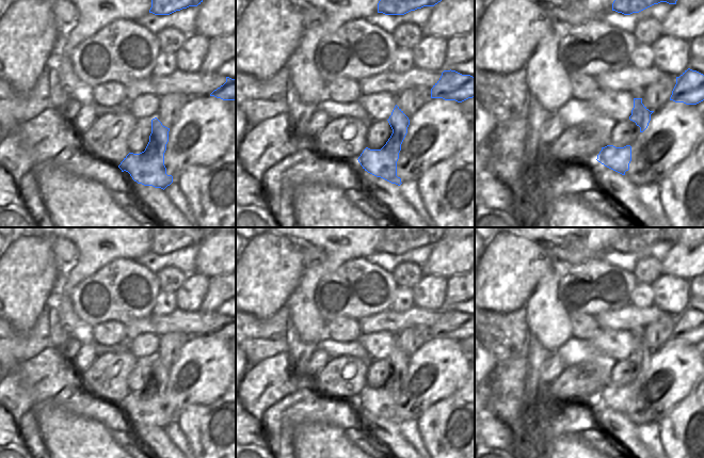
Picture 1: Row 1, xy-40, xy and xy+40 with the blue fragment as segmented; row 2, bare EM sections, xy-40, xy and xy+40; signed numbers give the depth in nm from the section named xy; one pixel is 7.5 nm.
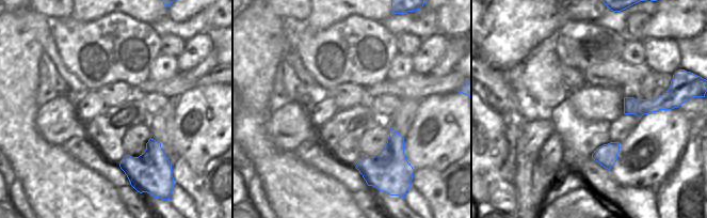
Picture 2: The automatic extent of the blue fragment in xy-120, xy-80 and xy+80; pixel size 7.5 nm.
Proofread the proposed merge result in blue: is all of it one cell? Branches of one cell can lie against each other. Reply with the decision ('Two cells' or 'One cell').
Two cells

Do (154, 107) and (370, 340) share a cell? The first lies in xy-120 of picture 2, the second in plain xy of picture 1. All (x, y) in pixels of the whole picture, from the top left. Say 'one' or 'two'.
one

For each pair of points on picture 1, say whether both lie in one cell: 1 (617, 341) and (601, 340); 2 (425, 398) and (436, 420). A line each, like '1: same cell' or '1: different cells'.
1: same cell
2: different cells

